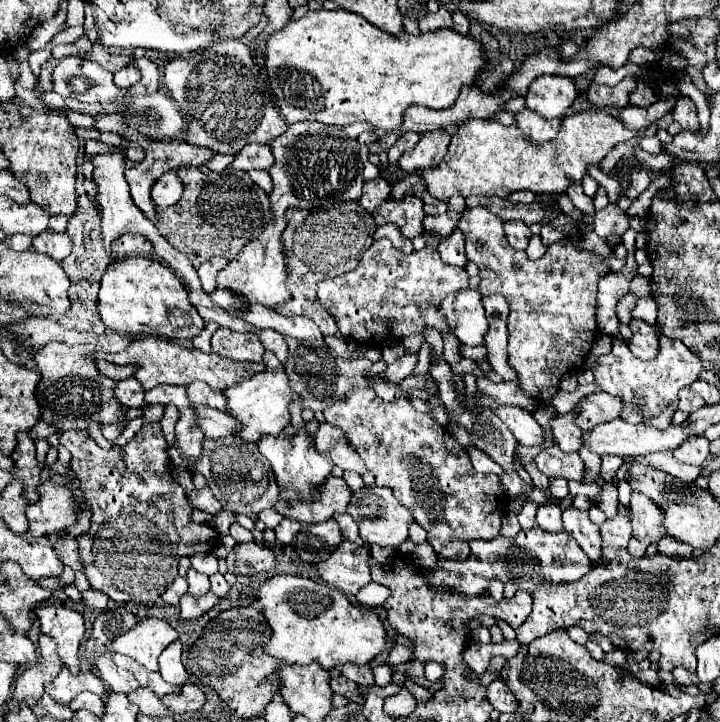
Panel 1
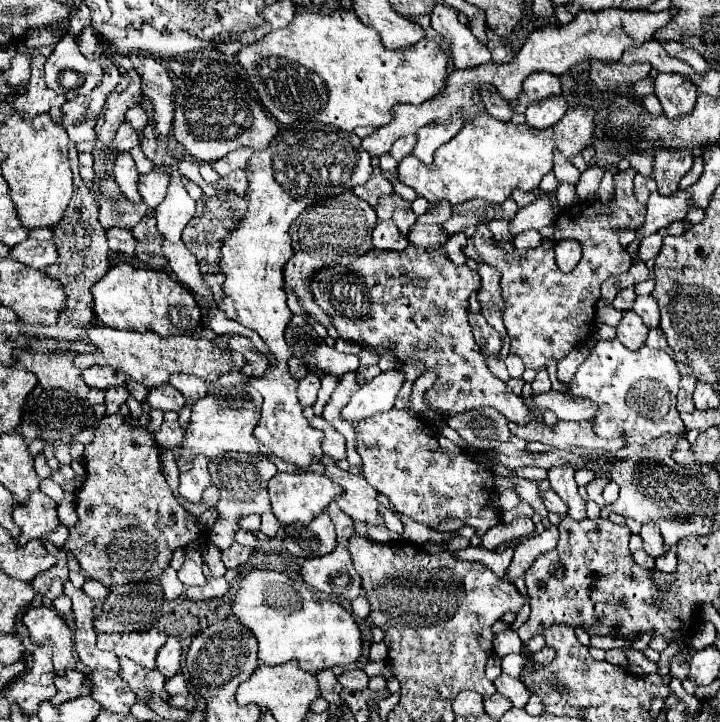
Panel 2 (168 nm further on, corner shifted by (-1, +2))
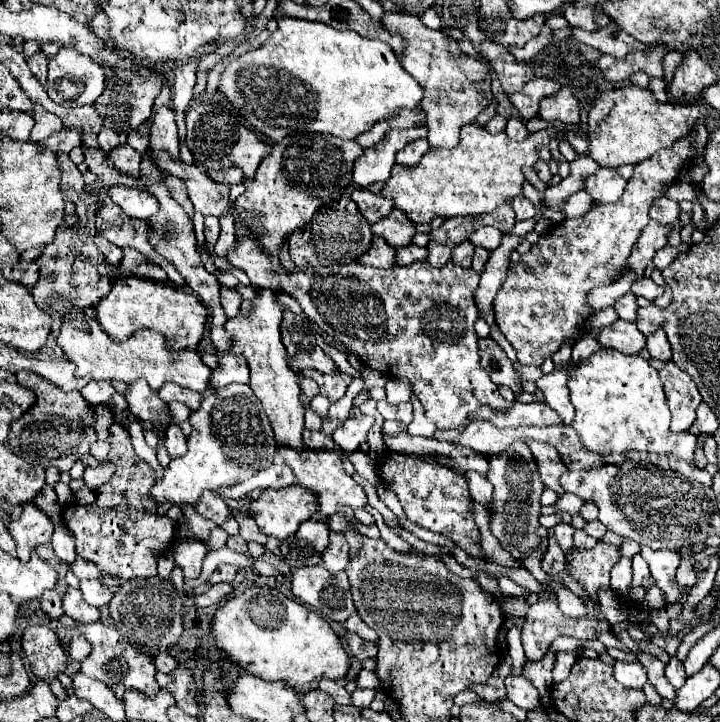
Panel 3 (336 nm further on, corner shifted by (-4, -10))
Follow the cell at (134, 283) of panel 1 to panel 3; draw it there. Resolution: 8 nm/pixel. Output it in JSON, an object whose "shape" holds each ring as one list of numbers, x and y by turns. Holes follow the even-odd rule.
{"shape":[[136,276,116,280,110,294,96,304,96,320,112,340,126,340,126,336,138,328,152,328,164,334,170,350,198,346,206,328,206,318,208,308,194,294]]}

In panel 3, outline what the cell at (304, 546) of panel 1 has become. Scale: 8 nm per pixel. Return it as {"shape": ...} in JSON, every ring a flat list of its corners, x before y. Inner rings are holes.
{"shape":[[306,520,300,524,298,532,286,540,282,540,280,550,284,560,292,568,314,566,322,562,322,552,328,546,328,526,324,522]]}

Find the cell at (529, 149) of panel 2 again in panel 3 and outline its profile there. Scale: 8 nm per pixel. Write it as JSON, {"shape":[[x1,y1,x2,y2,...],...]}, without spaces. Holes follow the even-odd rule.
{"shape":[[466,124,462,126,458,146,450,150,428,150,412,168,394,164,392,176,380,193,384,198,394,200,396,208,400,208,414,224,428,224,434,216,452,218,466,214,484,214,522,194,522,166,534,166,534,162,538,160,536,146,548,144,552,136,560,140,556,136,556,130,548,126,526,136,522,142,516,142,510,140,506,132,490,134,478,124]]}

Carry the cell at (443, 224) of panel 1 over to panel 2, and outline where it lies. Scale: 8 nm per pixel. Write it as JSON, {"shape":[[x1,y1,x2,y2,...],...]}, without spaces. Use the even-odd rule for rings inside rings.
{"shape":[[415,224,411,228,407,240,419,248,443,246,447,240,447,232,441,228,441,224]]}

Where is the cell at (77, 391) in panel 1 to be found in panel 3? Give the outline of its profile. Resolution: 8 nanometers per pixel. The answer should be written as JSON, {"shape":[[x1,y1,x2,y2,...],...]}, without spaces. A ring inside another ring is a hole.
{"shape":[[16,372,16,382,24,388,30,388,36,394,36,402,18,422,10,426,10,450,30,464,40,464,44,468,48,468,50,464,60,472,68,472,76,464,78,454,86,454,90,444,96,442,90,404,82,398,78,390,66,394,34,372]]}

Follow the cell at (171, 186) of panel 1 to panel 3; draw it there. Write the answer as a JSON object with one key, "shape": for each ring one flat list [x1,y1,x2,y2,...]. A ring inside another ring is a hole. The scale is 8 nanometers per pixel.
{"shape":[[114,186,114,188,108,188,108,196,130,218,146,220,148,216,158,212,158,200,154,200,154,196,150,196,150,194,142,192,142,190]]}

